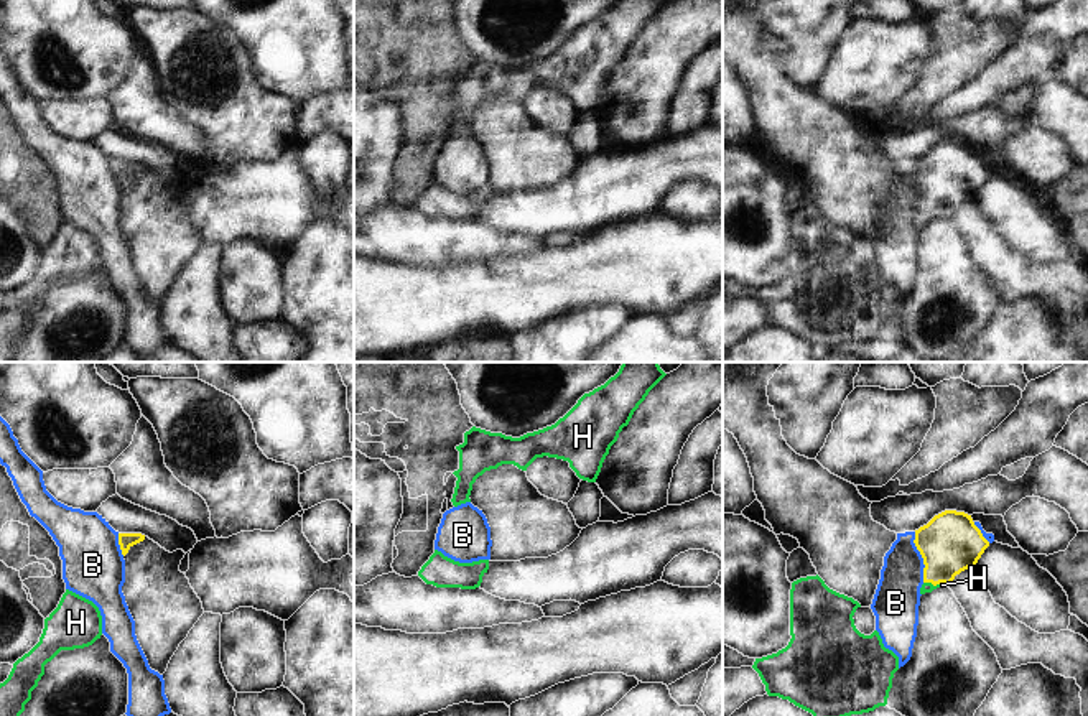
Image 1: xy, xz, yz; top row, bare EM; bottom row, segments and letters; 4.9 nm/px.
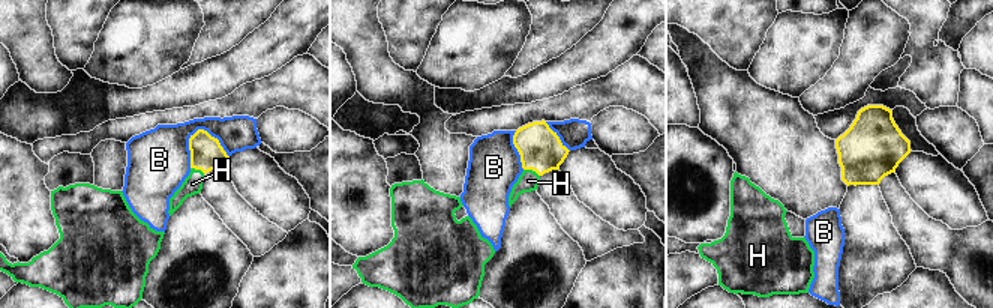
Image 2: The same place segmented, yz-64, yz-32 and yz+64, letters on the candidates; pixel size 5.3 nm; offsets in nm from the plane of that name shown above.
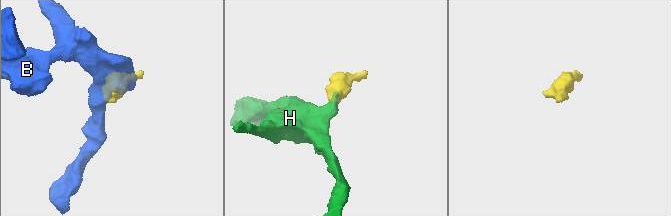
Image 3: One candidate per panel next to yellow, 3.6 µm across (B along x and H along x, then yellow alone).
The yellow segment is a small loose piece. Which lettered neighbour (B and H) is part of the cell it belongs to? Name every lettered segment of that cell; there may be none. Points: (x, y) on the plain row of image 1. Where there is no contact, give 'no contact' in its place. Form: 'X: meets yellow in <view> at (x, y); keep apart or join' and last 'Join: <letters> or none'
B: meets yellow in yz at (922, 188); keep apart
H: meets yellow in yz at (935, 216); join
Join: H

